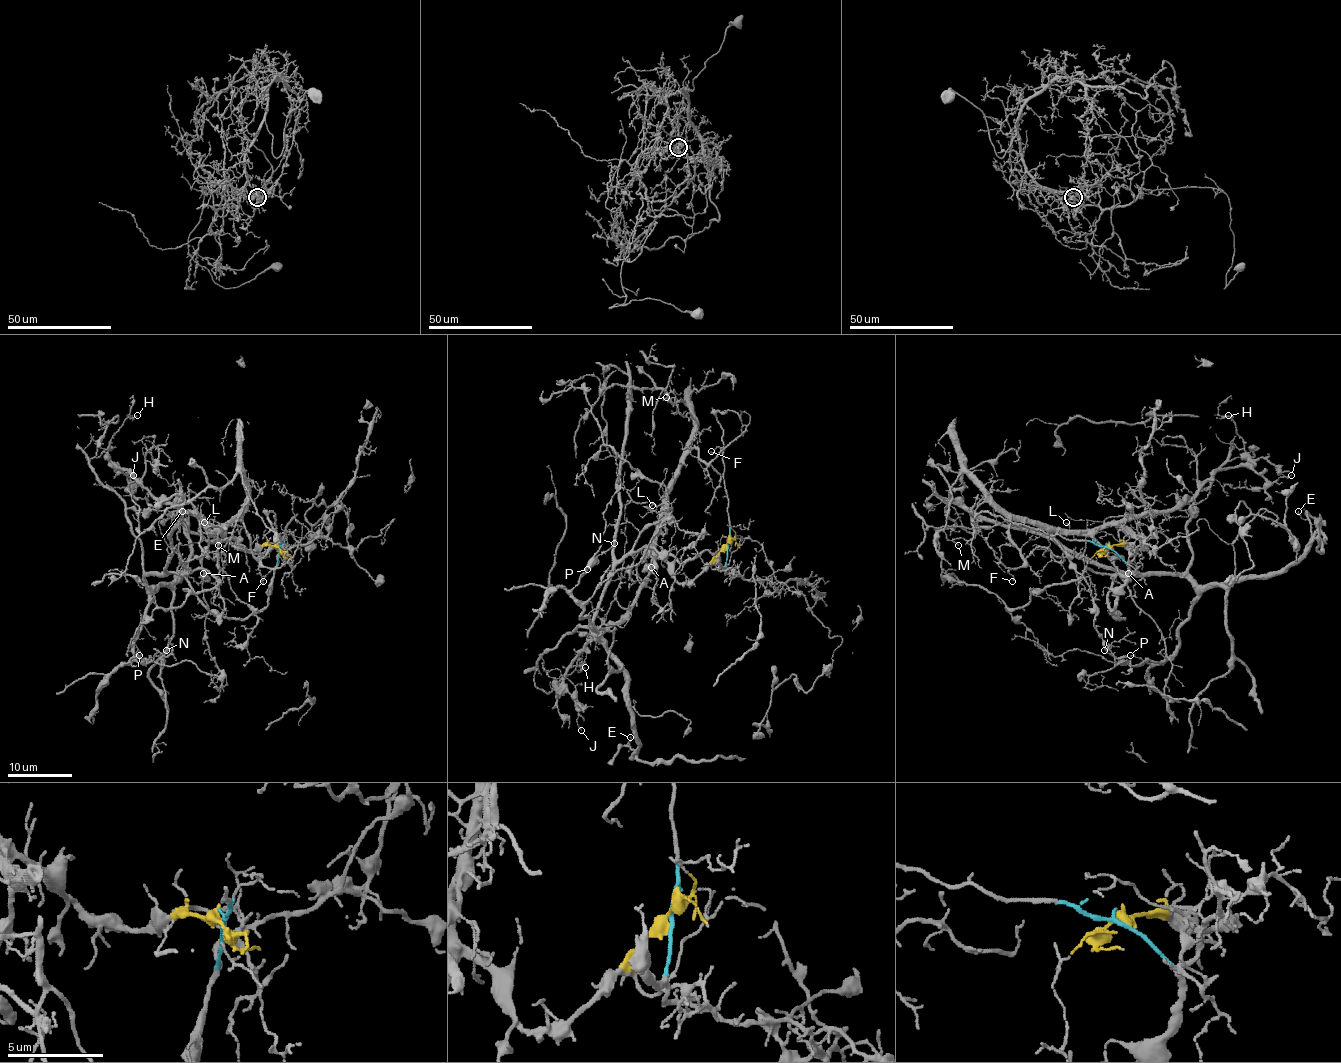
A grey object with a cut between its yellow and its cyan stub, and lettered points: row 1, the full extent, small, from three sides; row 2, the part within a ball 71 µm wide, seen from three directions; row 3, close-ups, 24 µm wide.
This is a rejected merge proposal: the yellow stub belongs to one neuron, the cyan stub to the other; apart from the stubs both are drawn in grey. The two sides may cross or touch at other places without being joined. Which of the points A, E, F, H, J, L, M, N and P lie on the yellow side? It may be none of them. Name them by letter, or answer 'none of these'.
A, F, H, J, L, M

